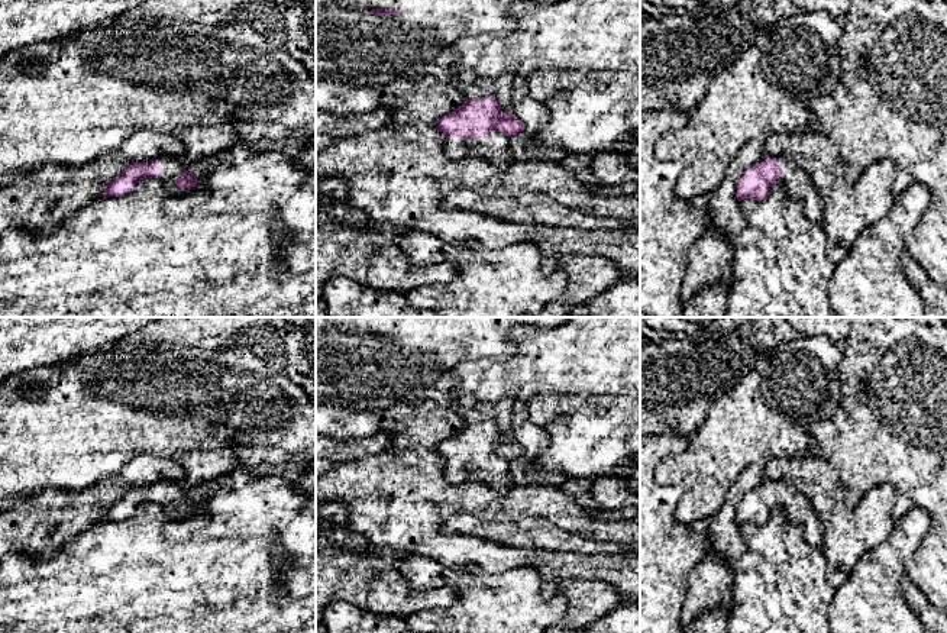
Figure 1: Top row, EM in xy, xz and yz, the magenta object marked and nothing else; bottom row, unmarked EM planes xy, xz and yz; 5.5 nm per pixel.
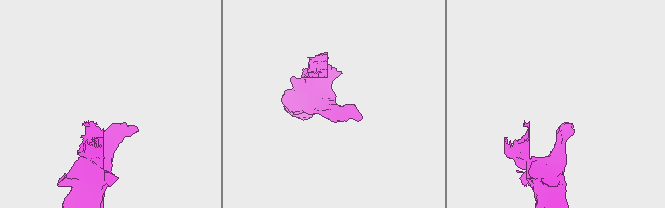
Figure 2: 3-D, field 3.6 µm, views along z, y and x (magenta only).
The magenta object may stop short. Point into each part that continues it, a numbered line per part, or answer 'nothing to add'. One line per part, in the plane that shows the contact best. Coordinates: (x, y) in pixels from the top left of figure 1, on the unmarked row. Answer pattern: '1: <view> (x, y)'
1: xz (494, 471)

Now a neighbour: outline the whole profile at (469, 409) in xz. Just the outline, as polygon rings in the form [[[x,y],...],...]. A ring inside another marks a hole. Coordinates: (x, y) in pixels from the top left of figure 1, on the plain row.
[[[468,394],[458,401],[455,410],[466,424],[492,420],[498,426],[504,439],[511,436],[514,417],[514,404],[511,400],[485,403],[475,395]]]

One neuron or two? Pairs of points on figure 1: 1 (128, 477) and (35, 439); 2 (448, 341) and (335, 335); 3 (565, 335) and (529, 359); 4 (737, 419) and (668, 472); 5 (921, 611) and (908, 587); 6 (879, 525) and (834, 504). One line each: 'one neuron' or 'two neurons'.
1: two neurons
2: one neuron
3: one neuron
4: one neuron
5: one neuron
6: one neuron

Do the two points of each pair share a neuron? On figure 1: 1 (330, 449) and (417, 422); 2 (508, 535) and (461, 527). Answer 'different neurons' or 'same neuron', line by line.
1: different neurons
2: same neuron

